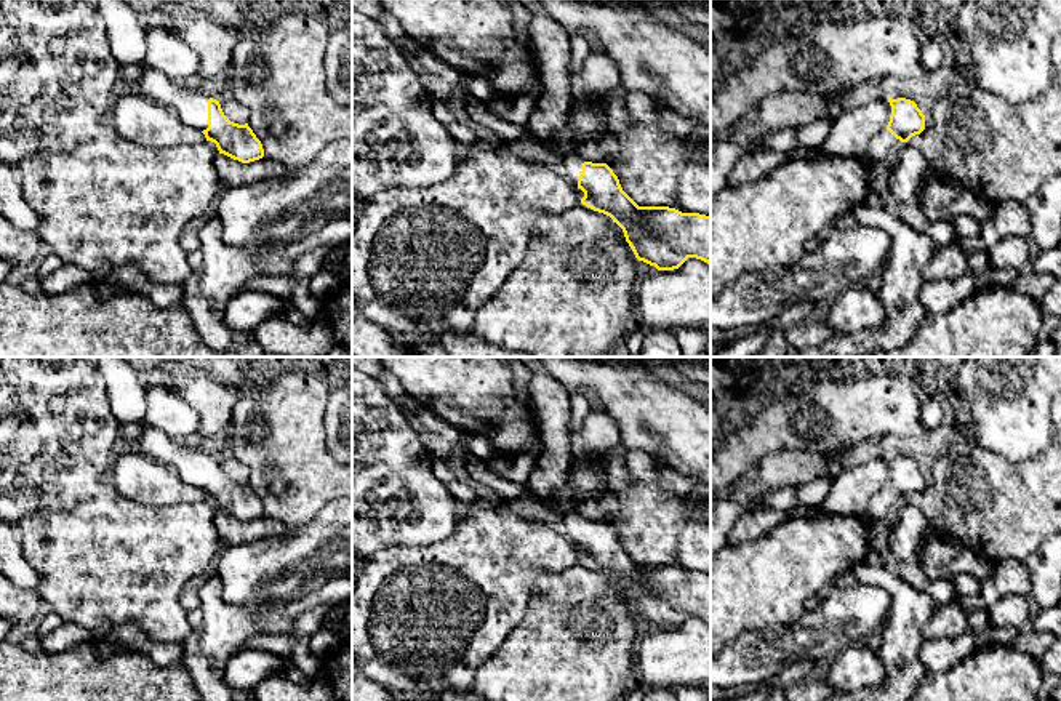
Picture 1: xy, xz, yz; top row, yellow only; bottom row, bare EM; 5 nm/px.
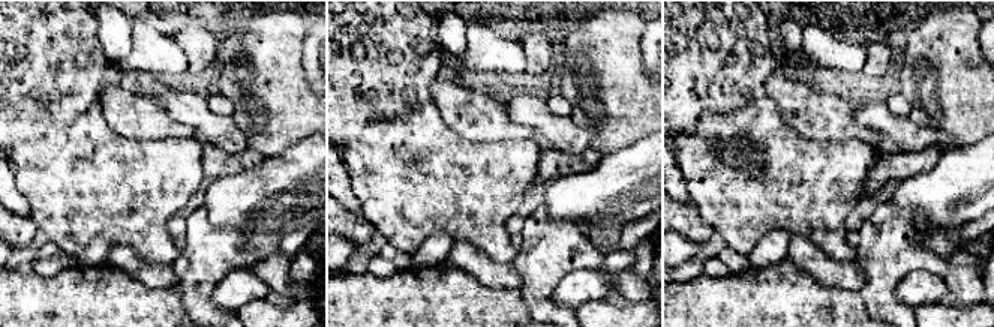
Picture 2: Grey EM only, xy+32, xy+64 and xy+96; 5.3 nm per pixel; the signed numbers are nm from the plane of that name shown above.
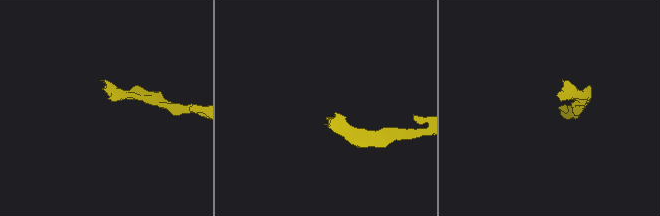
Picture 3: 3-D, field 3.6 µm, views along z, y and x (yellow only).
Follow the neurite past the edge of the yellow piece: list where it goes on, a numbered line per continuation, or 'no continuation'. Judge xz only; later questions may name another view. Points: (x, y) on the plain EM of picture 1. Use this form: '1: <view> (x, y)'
1: xz (572, 524)

